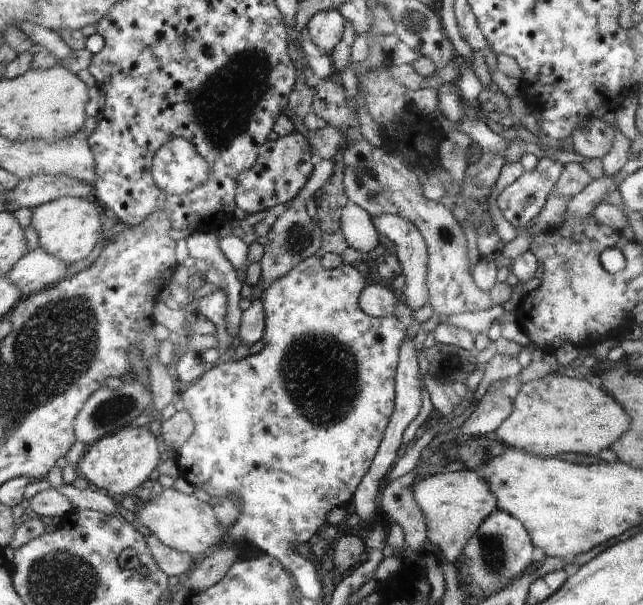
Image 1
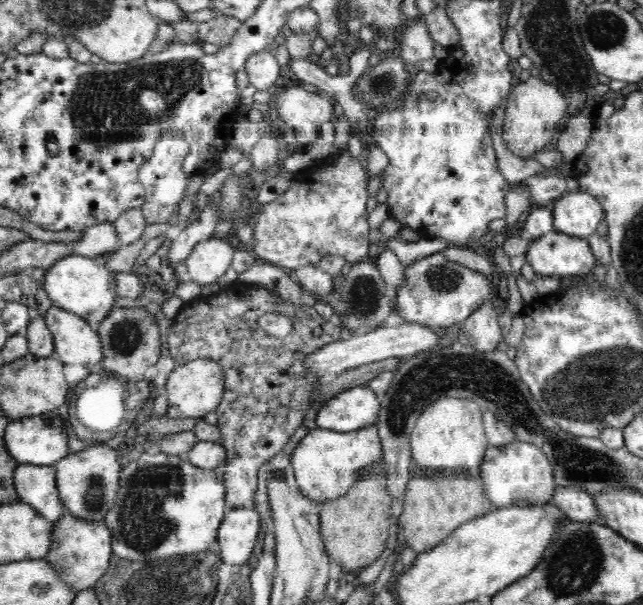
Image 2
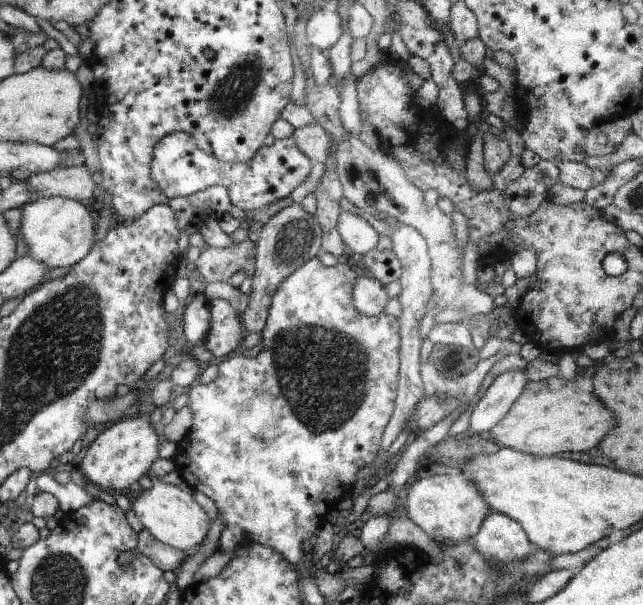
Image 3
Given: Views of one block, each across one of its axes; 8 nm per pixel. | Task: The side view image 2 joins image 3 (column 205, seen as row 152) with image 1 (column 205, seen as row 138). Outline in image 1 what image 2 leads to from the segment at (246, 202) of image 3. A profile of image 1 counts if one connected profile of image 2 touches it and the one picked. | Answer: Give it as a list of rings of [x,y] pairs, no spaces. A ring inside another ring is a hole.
[[[182,137],[169,138],[154,153],[151,175],[154,184],[168,196],[182,196],[213,177],[209,162]]]

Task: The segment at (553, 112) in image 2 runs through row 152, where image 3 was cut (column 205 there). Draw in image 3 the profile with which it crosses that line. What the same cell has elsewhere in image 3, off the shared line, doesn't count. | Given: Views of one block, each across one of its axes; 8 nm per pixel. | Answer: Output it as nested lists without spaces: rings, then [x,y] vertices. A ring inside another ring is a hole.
[[[158,478],[153,479],[150,489],[142,491],[132,500],[131,510],[134,510],[144,529],[155,539],[185,553],[187,550],[198,550],[202,541],[208,537],[212,524],[202,507],[196,503],[192,491],[184,486],[164,483]]]

